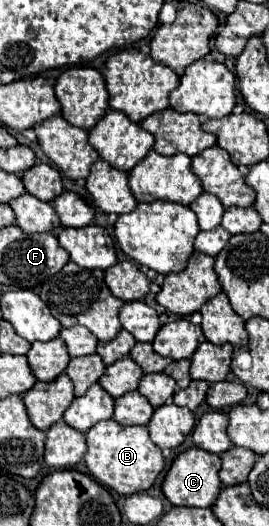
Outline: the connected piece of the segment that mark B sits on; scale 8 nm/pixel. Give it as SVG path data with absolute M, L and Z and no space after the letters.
M107 419L93 425L85 437L87 437L87 453L83 459L87 463L89 475L103 487L113 489L119 495L133 495L139 491L147 491L165 467L161 449L151 443L147 427L123 427L117 421Z

